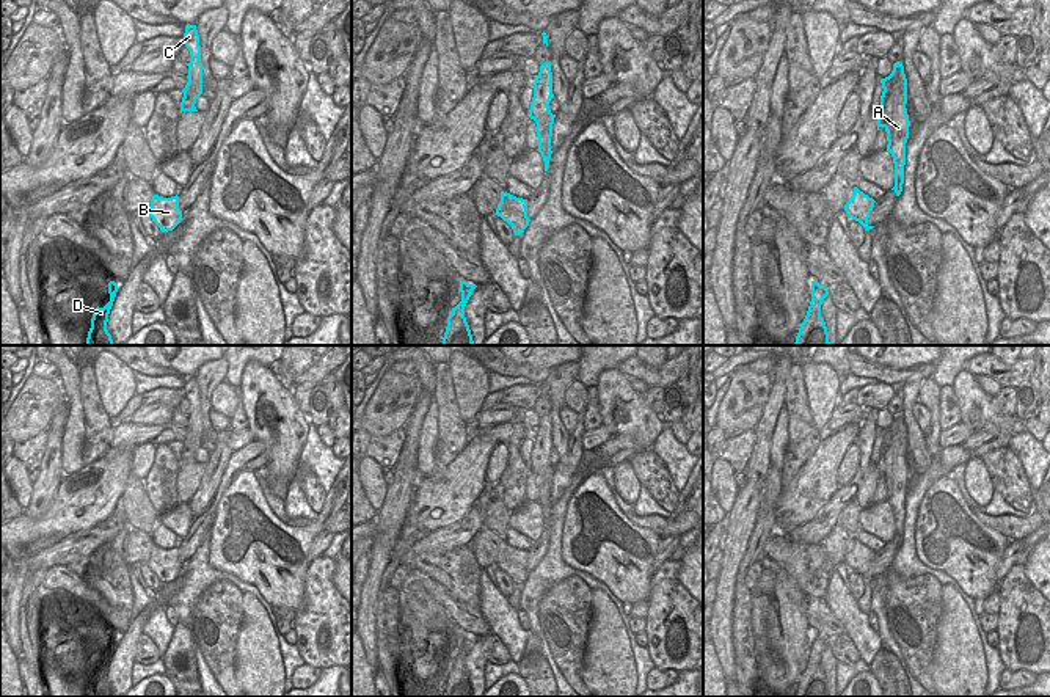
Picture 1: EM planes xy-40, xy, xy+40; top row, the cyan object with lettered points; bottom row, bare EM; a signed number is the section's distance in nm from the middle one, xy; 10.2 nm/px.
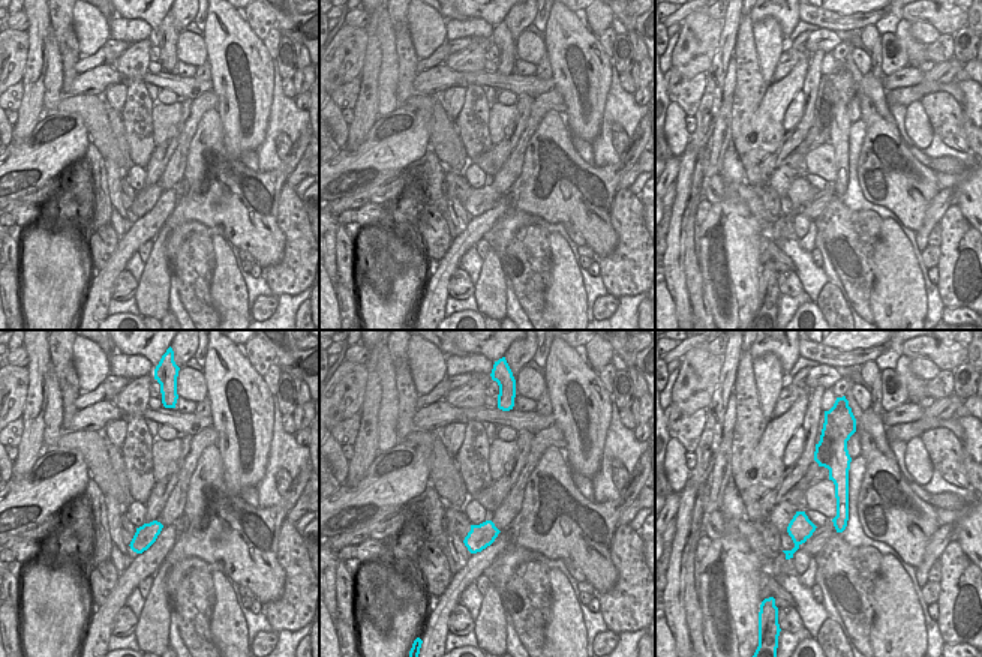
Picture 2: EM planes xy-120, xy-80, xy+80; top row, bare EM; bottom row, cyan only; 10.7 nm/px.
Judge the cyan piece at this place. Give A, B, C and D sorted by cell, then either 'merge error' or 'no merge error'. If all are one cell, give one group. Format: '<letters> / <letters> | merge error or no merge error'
A C / B D | merge error

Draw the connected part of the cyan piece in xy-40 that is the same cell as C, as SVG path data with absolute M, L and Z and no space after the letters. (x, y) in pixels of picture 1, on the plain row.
M196 377L185 378L184 385L185 399L190 402L188 433L182 441L184 449L180 454L180 463L198 463L195 455L202 446L202 416L201 416L201 397Z

